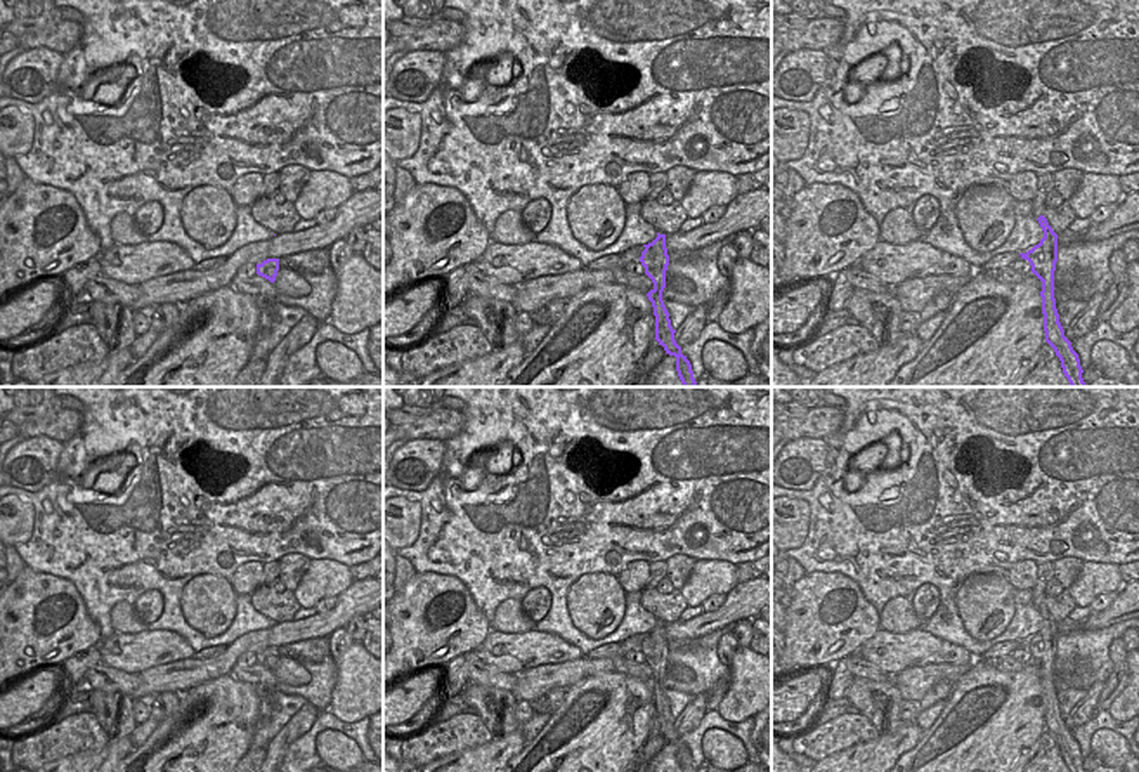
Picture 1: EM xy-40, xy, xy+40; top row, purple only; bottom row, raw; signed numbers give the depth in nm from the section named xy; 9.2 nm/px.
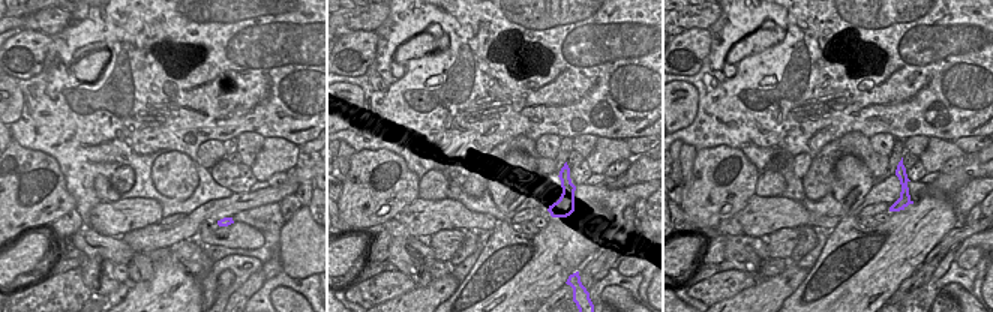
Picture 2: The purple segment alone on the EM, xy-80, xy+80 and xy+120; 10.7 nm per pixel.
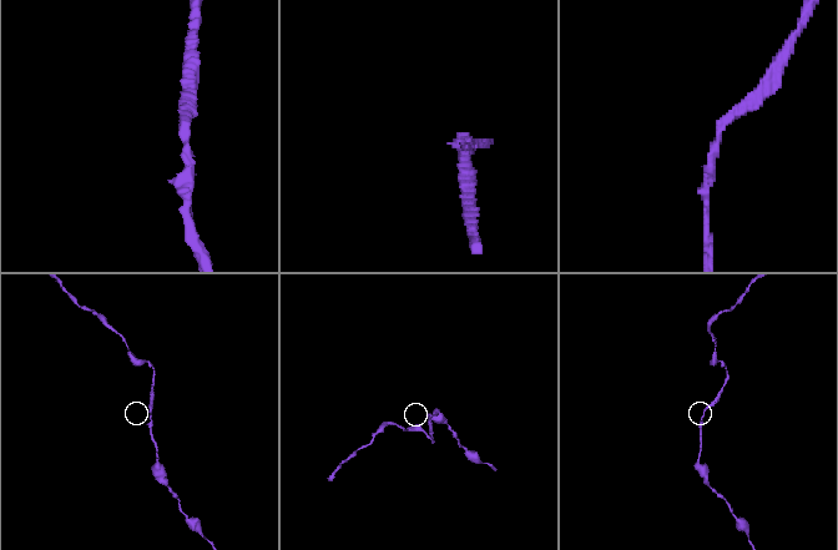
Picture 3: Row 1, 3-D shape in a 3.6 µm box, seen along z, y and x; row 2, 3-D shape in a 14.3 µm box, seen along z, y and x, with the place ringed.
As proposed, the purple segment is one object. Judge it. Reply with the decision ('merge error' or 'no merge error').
no merge error

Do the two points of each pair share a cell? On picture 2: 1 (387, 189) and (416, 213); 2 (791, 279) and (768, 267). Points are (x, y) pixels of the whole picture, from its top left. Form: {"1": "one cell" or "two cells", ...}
{"1": "two cells", "2": "two cells"}

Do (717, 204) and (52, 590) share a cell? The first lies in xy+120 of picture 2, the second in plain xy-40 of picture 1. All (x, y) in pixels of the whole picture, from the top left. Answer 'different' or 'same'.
same

